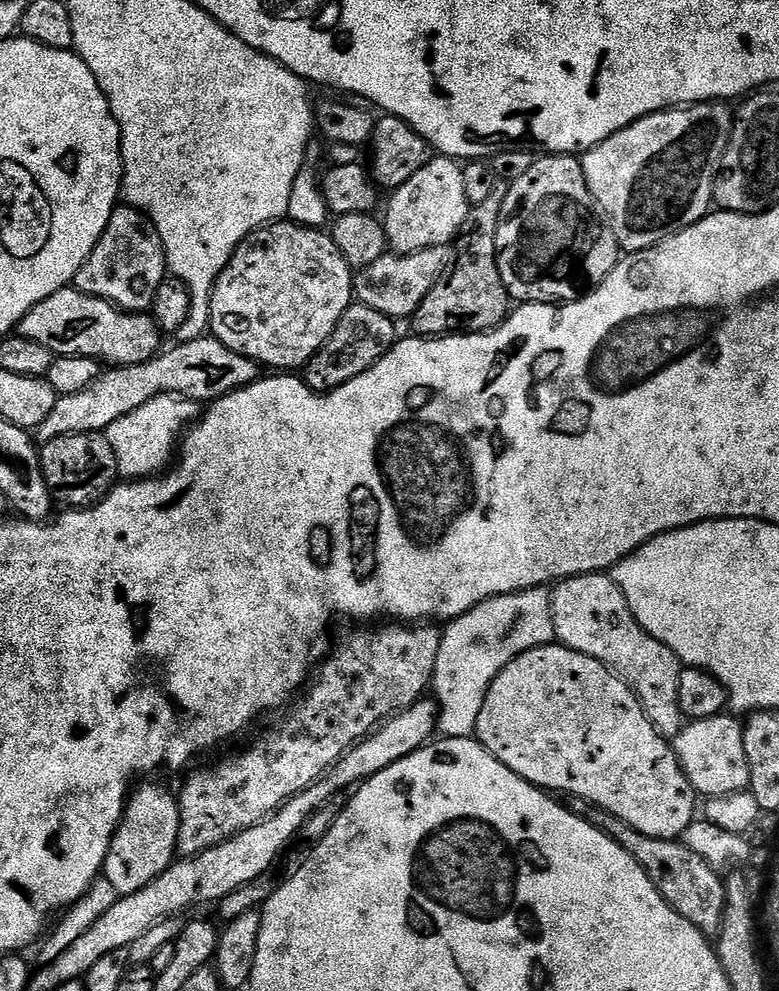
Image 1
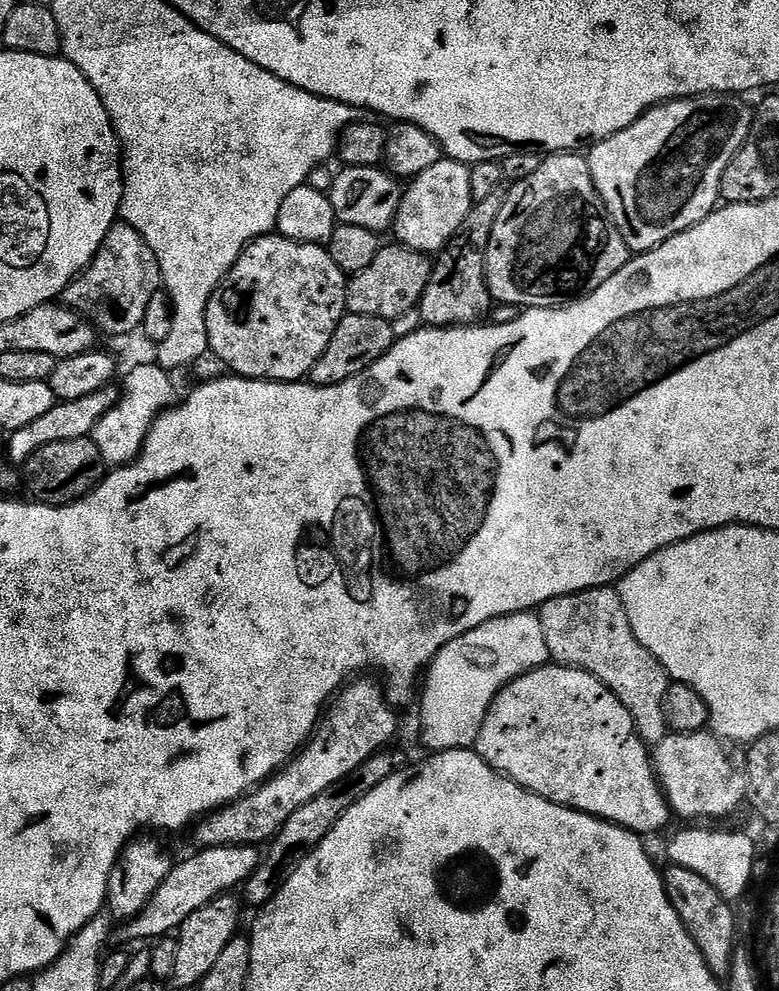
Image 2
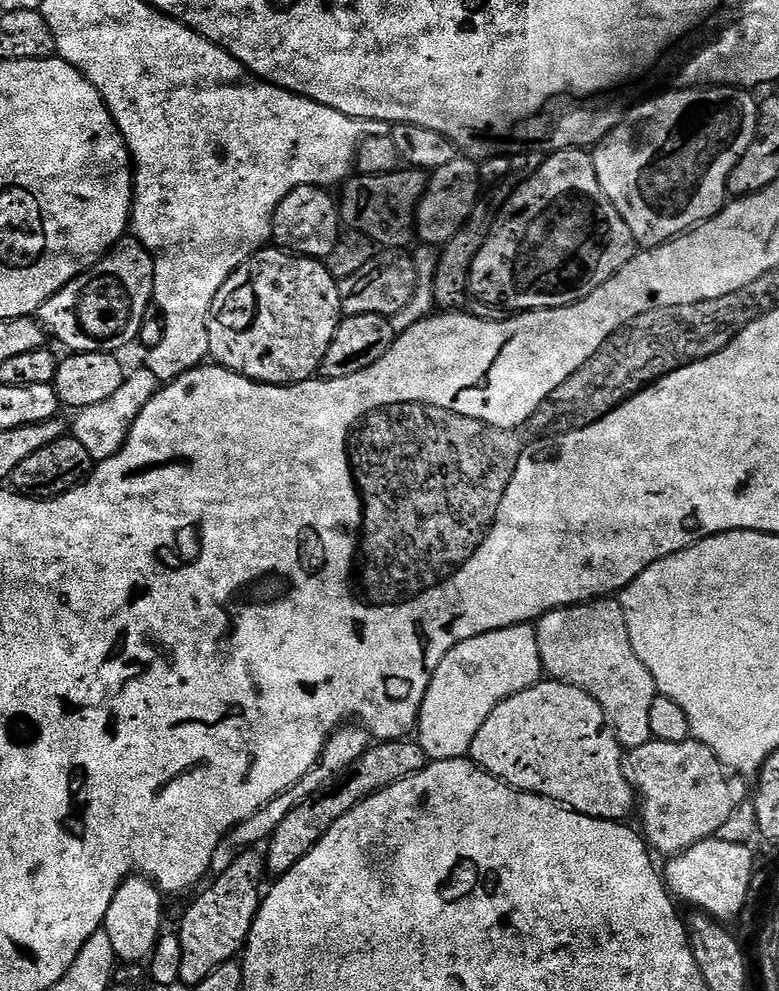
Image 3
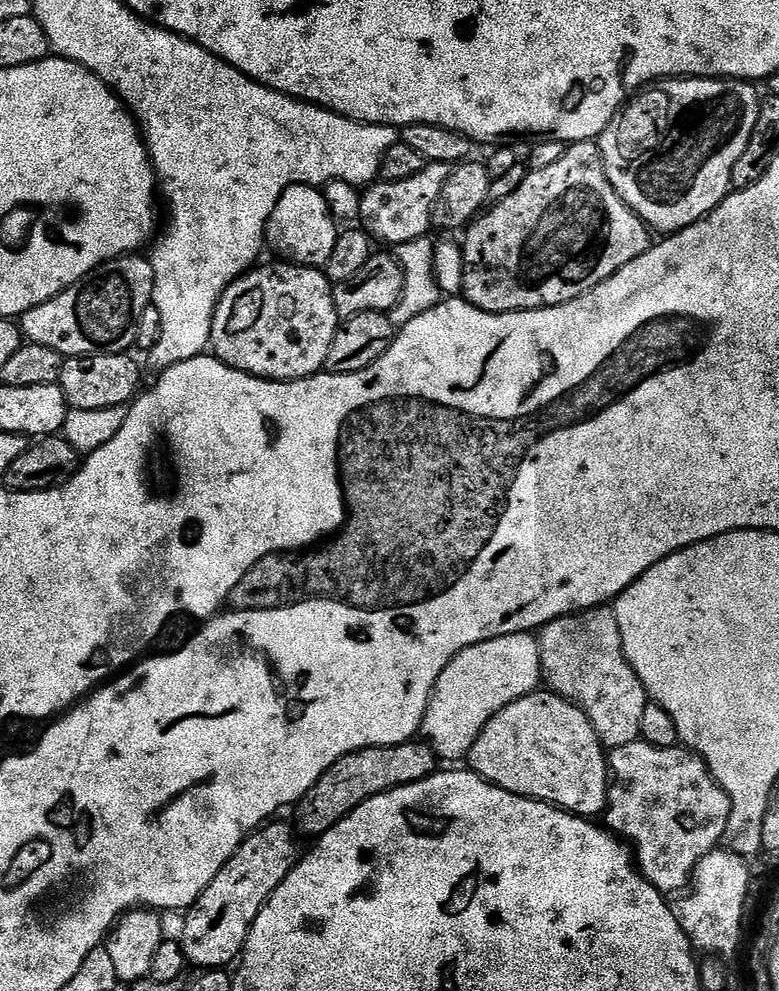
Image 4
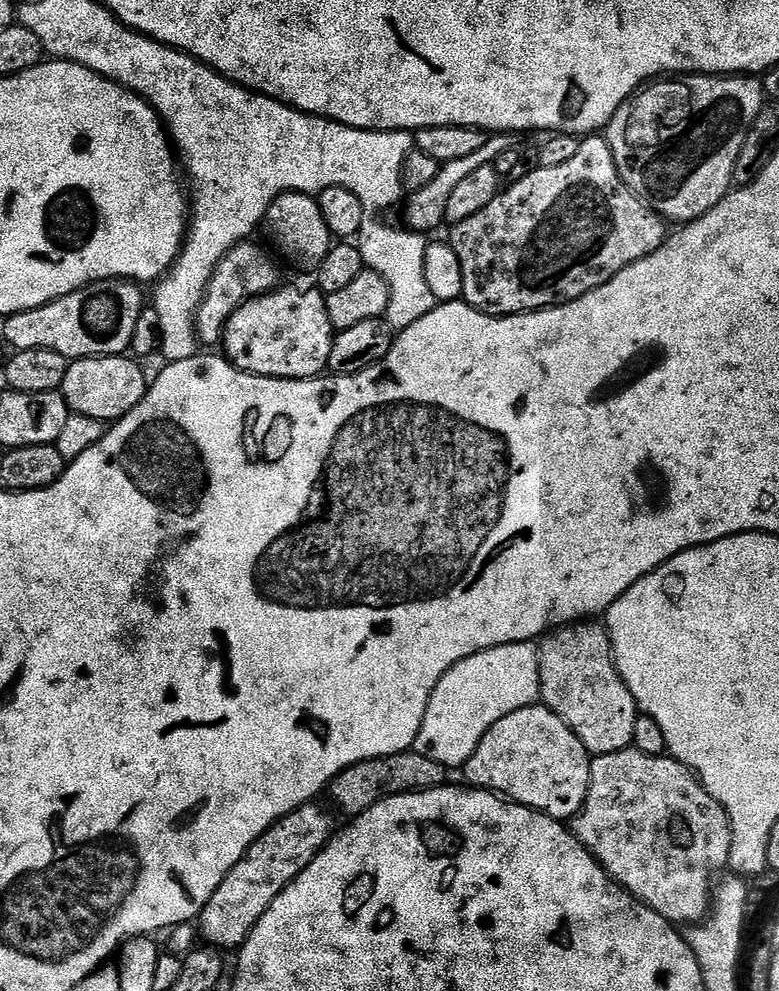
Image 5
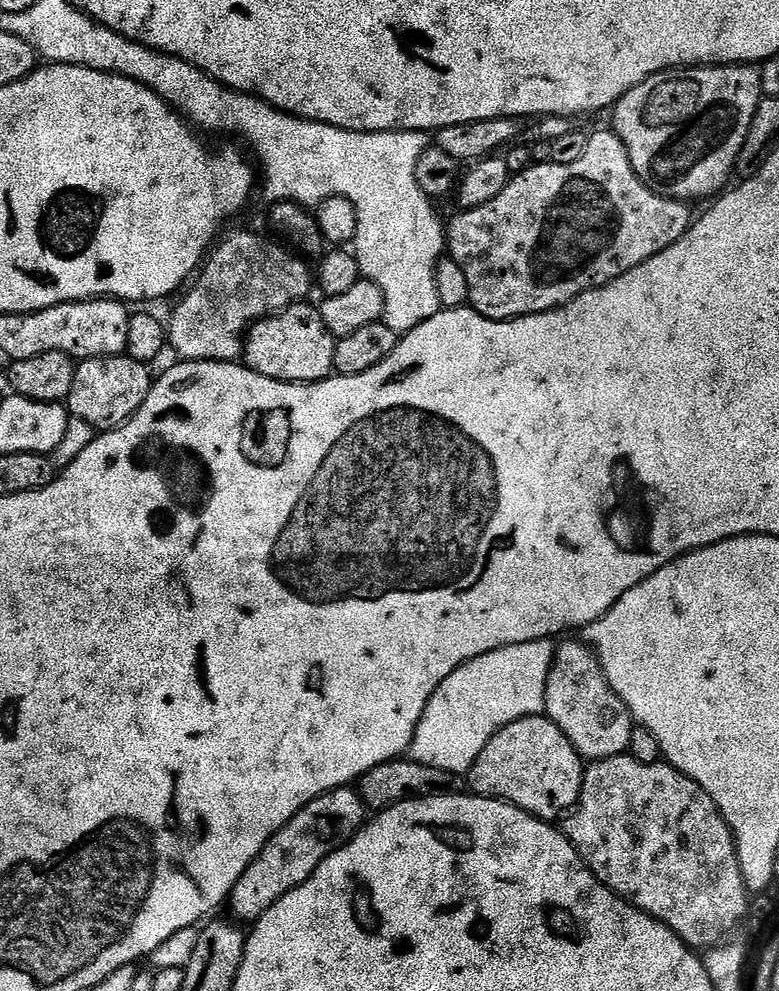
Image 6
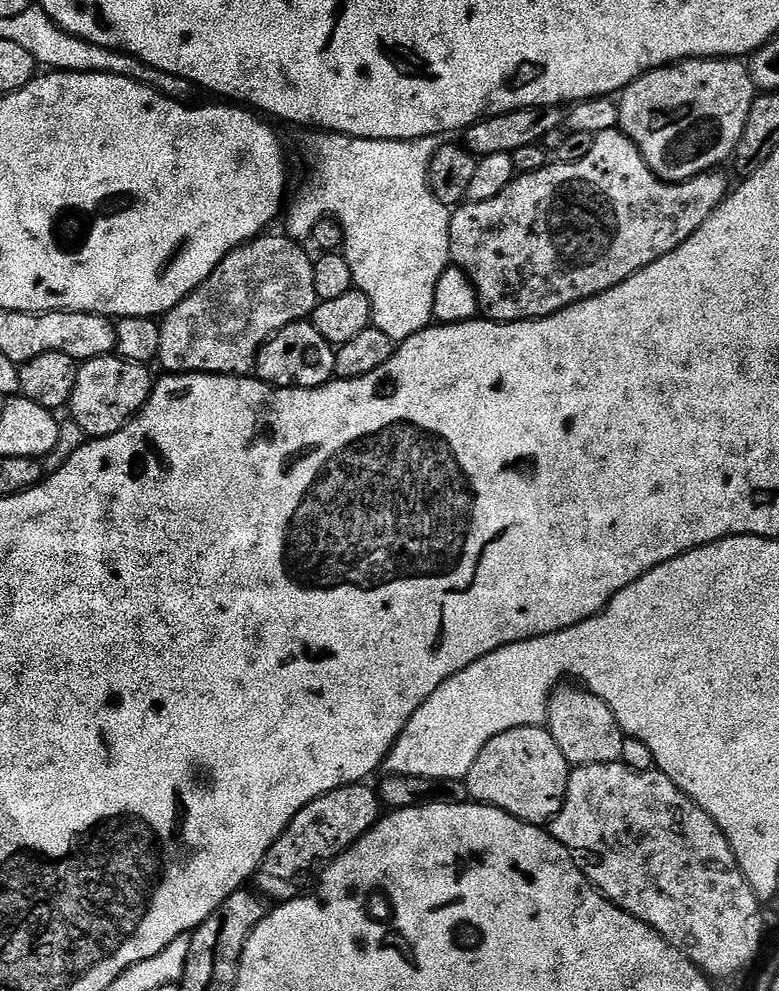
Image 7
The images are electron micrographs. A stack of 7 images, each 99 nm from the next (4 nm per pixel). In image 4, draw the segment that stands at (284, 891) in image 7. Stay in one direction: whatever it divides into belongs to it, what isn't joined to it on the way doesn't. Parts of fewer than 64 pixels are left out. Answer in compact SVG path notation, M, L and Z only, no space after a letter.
M265 823L248 835L230 862L218 870L218 878L187 909L182 937L184 958L196 970L224 970L229 967L227 964L235 965L239 961L254 918L258 918L264 903L301 859L293 825L276 823Z

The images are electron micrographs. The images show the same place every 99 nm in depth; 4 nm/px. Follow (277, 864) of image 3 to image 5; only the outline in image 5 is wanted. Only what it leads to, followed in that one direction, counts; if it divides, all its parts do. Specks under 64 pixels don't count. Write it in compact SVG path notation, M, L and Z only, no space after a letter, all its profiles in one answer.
M409 750L343 768L333 778L330 793L332 792L333 802L345 812L345 817L351 818L370 810L370 806L382 802L387 796L439 788L447 781L444 780L447 776L450 776L449 769L443 768L434 758L426 758L415 750Z

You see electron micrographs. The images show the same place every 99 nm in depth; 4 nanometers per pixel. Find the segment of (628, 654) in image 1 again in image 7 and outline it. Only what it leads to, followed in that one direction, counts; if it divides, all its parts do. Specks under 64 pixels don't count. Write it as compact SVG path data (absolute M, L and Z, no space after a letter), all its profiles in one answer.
M561 686L549 696L546 727L569 765L614 764L620 760L626 737L618 718L602 698L583 686Z

